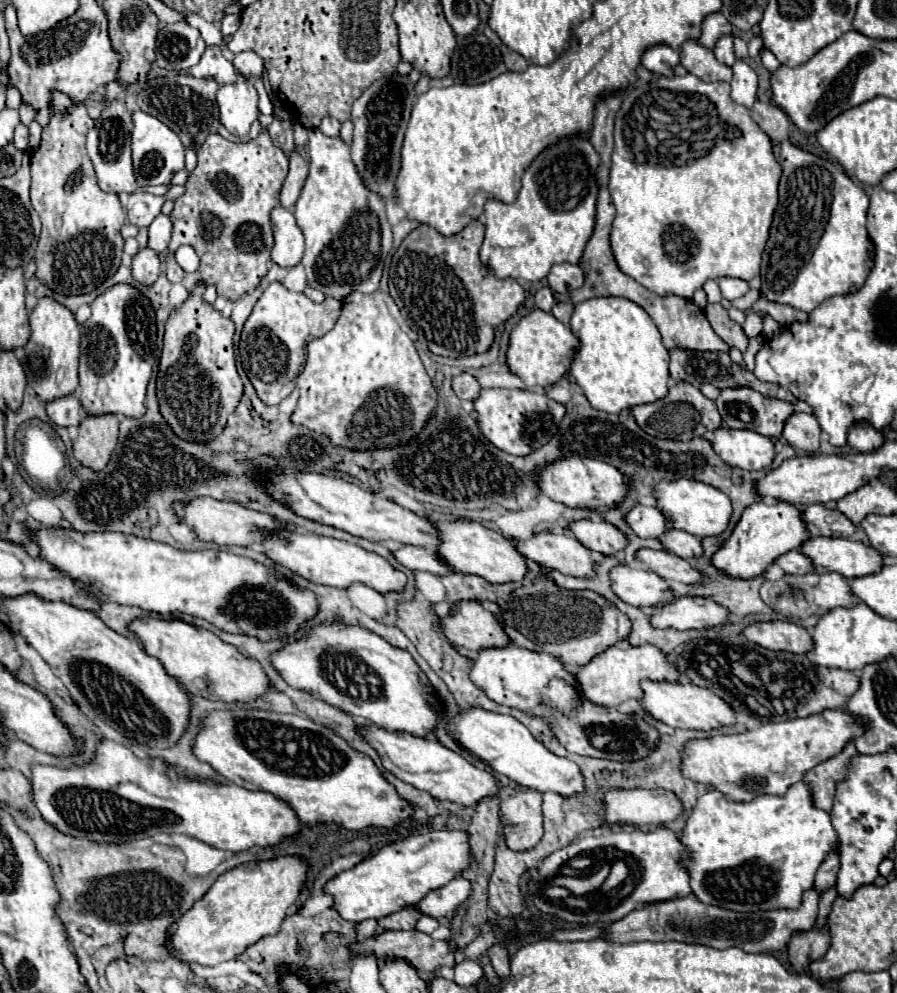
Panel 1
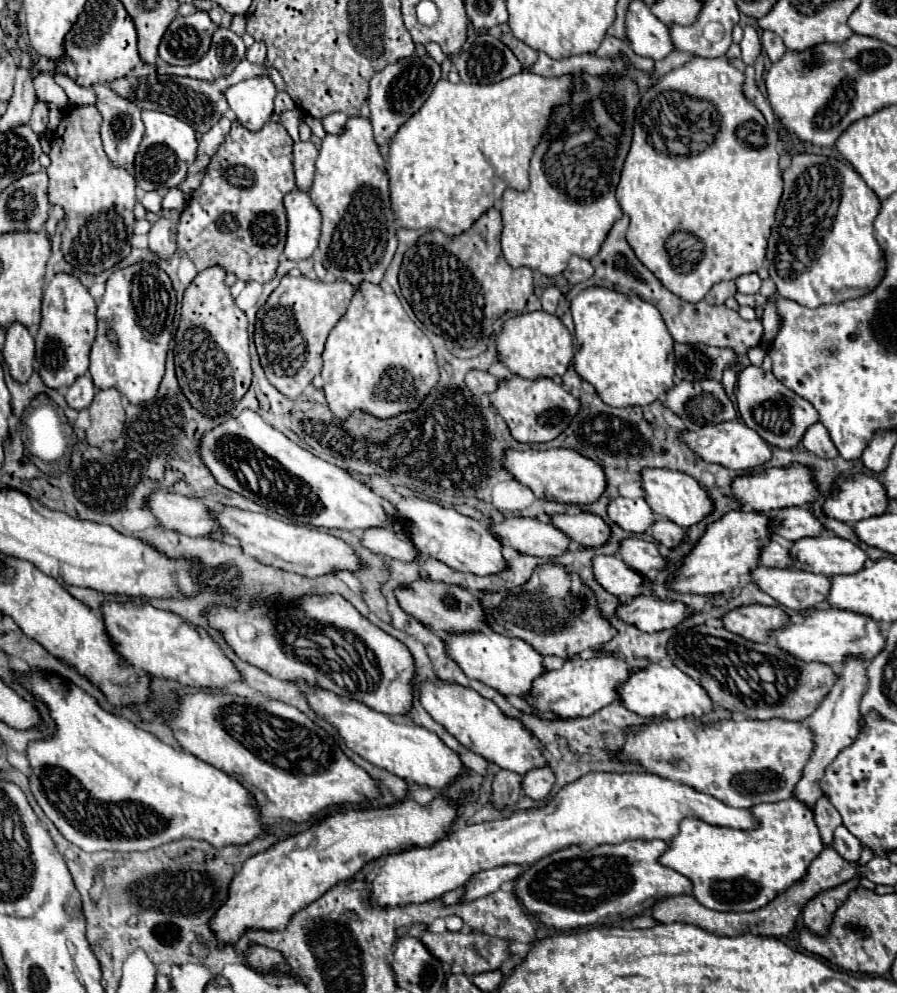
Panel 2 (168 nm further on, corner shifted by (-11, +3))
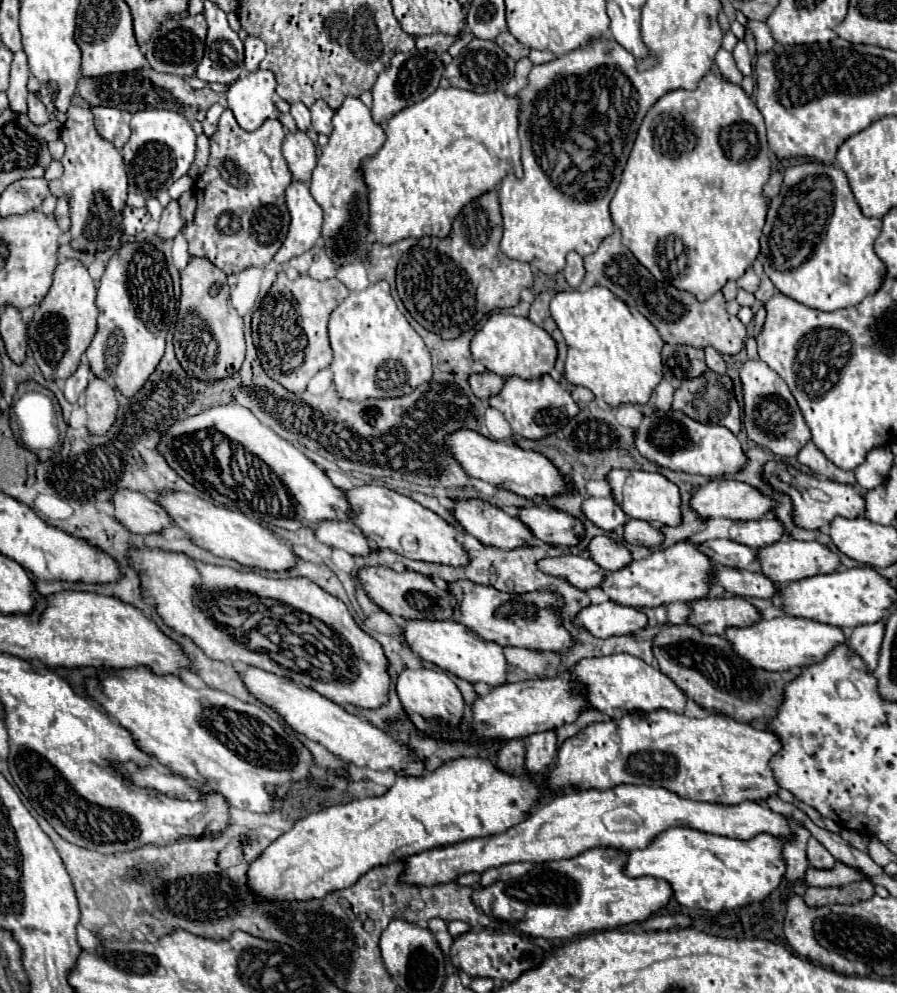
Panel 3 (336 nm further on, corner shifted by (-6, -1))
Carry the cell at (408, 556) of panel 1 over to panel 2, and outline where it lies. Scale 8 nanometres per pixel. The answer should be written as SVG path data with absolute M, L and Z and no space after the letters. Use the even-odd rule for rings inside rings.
M399 522L387 528L369 528L361 534L361 540L363 546L367 546L371 552L381 554L385 558L415 562L419 556L415 546L411 546L411 538L407 538L407 530L403 530Z

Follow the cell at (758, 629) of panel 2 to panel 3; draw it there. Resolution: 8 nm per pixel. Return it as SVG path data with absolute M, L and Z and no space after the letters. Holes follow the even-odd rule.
M740 596L700 598L700 600L690 602L688 606L690 606L688 622L700 628L704 634L722 636L728 626L744 628L760 620L758 610Z

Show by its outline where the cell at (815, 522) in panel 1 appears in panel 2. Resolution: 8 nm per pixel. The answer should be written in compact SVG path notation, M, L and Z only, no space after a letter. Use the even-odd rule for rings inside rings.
M795 506L783 508L773 518L775 534L785 536L789 540L799 540L805 536L819 536L825 532L825 526L815 518L811 508Z

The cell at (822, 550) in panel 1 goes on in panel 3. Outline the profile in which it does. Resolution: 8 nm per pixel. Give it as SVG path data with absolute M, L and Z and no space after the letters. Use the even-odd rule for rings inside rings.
M784 538L784 542L778 540L758 550L758 564L760 564L760 572L768 576L774 584L784 584L784 582L788 584L788 582L796 582L816 574L836 572L840 568L840 558L818 542L798 542L792 538Z

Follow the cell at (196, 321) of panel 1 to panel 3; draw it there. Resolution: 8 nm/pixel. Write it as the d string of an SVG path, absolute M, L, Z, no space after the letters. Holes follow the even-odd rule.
M190 258L188 266L180 272L182 296L174 332L174 350L188 372L198 380L220 380L236 370L244 362L244 322L242 316L230 304L230 288L226 274L218 270L208 258Z

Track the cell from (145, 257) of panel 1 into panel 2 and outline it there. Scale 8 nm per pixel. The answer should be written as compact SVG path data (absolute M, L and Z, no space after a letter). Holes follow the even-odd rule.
M159 218L153 224L149 232L149 250L161 260L169 260L177 252L175 222L171 222L169 218Z

